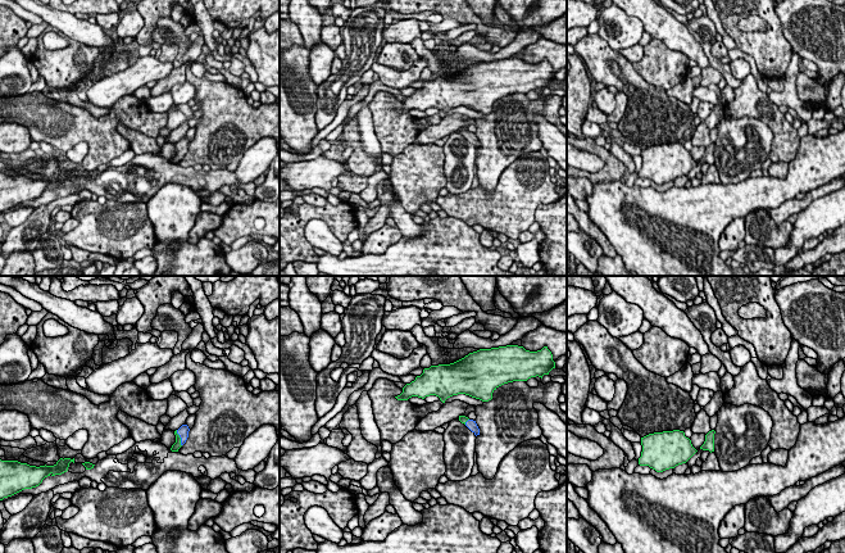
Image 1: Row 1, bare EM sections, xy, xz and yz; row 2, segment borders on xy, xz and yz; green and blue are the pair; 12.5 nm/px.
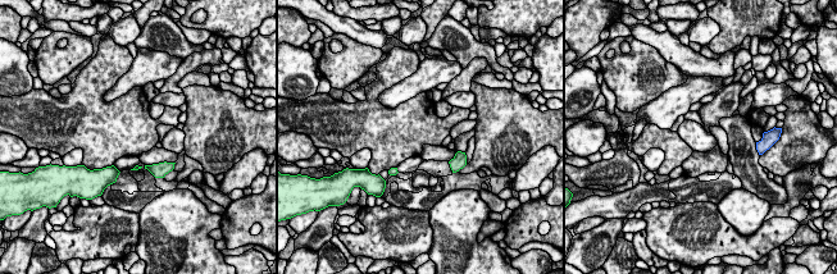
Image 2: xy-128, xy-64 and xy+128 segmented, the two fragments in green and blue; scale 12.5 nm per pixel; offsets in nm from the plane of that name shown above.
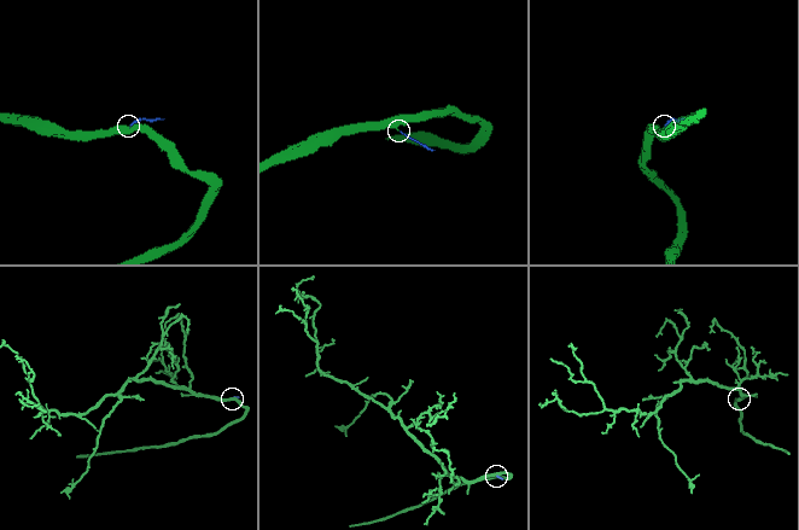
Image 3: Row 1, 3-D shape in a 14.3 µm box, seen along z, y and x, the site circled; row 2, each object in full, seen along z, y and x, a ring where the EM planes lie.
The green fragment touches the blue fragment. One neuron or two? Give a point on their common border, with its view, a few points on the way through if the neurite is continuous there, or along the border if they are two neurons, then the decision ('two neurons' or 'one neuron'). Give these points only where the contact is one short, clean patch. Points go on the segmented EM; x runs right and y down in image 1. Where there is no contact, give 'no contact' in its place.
meets green in xy at (180, 438); runs through xy (175, 448), (180, 438), (182, 431); one neuron

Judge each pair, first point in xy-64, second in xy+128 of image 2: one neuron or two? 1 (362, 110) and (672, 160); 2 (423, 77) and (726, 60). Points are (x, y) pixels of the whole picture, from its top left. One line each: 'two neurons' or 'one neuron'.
1: one neuron
2: two neurons

